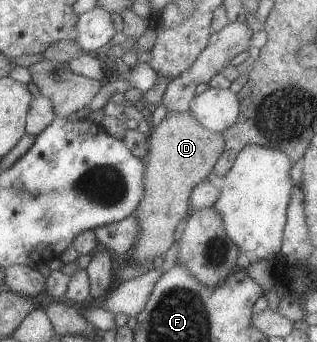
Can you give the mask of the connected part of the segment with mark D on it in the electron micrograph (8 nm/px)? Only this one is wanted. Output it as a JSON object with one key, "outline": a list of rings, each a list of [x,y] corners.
{"outline":[[[190,111],[184,113],[167,112],[166,115],[153,122],[149,132],[149,150],[144,159],[144,193],[138,203],[135,215],[138,221],[138,239],[132,245],[132,259],[139,265],[150,265],[159,255],[171,249],[174,241],[174,229],[189,214],[190,191],[206,178],[213,169],[216,160],[222,155],[224,141],[221,133],[210,131],[202,127]]]}

